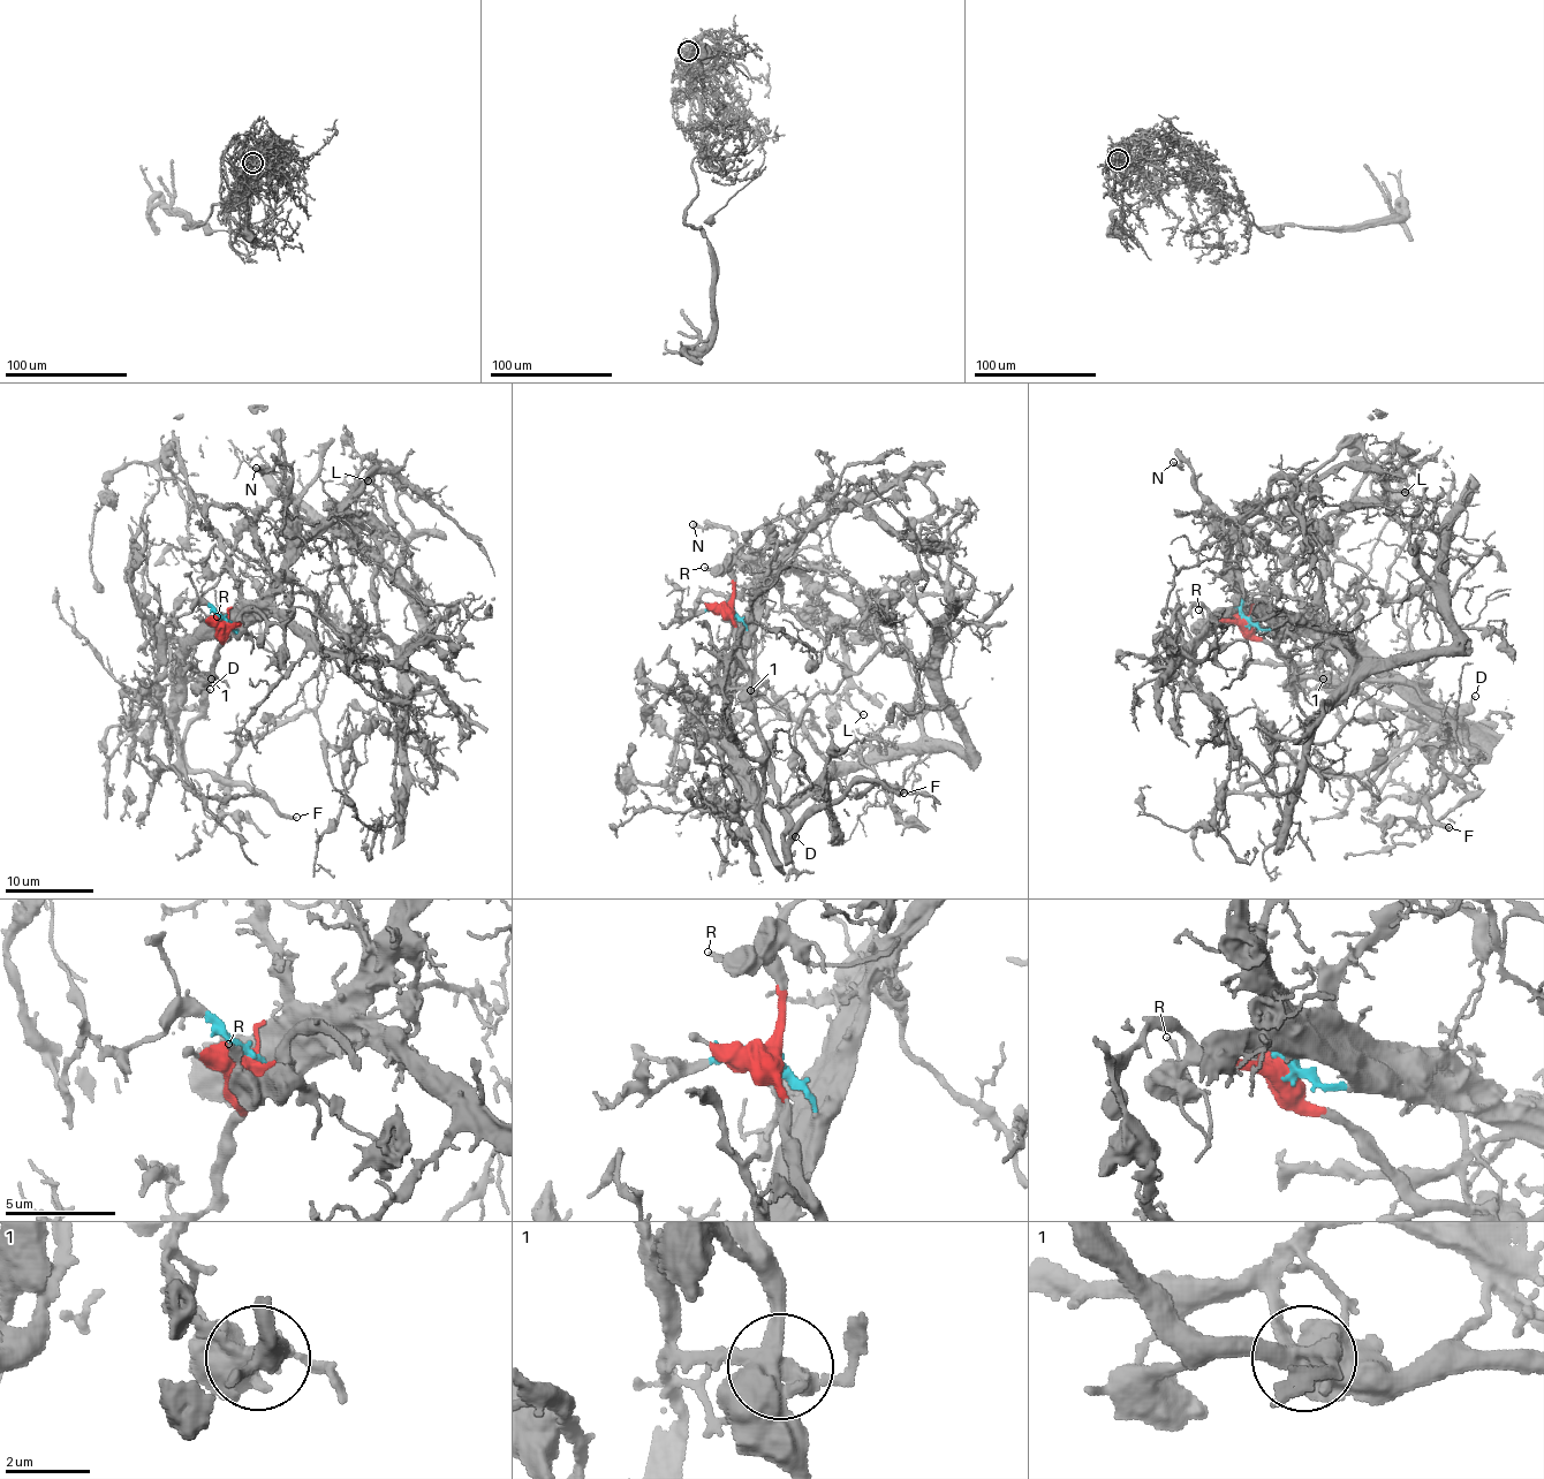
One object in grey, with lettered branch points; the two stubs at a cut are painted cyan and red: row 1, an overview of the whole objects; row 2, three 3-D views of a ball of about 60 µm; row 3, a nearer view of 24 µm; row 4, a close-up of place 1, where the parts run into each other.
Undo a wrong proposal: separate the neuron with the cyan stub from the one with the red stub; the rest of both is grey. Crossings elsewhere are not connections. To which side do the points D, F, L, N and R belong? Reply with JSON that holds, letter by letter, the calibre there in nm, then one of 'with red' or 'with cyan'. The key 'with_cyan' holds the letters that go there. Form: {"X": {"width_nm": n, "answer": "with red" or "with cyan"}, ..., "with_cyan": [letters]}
{"D": {"width_nm": 170, "answer": "with red"}, "F": {"width_nm": 320, "answer": "with red"}, "L": {"width_nm": 130, "answer": "with cyan"}, "N": {"width_nm": 260, "answer": "with cyan"}, "R": {"width_nm": 220, "answer": "with red"}, "with_cyan": ["L", "N"]}

